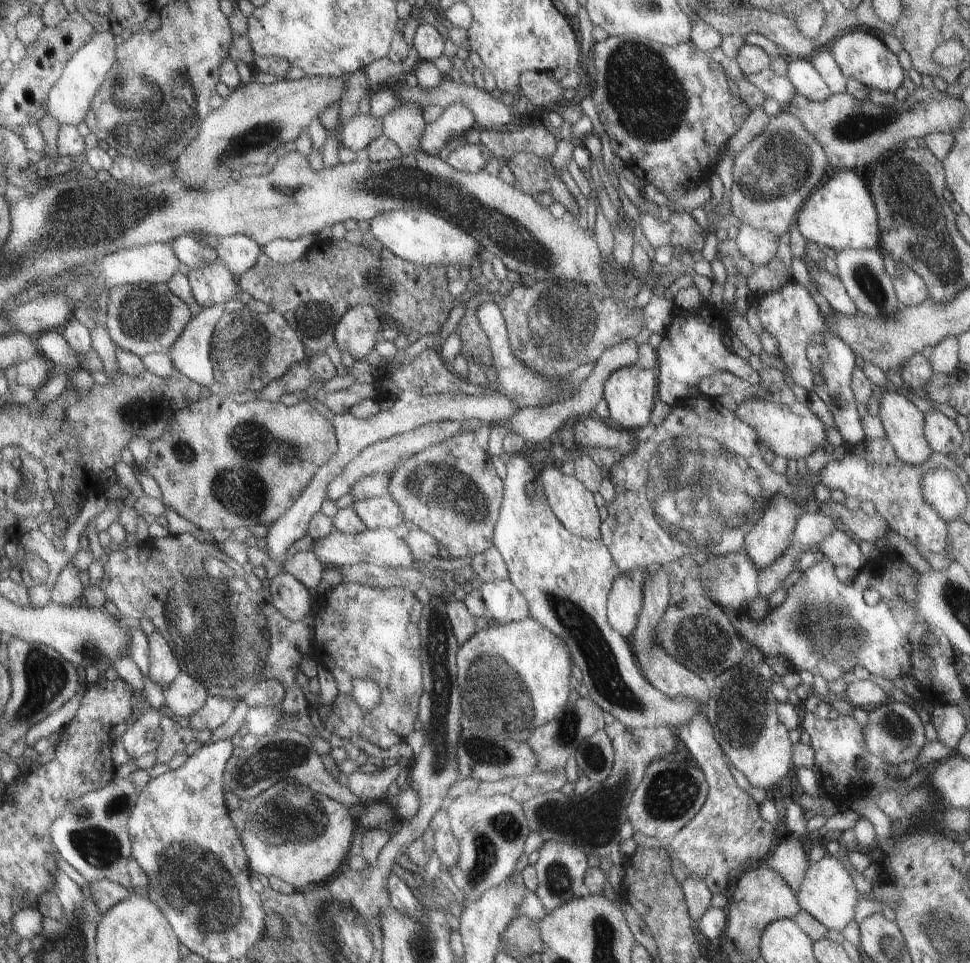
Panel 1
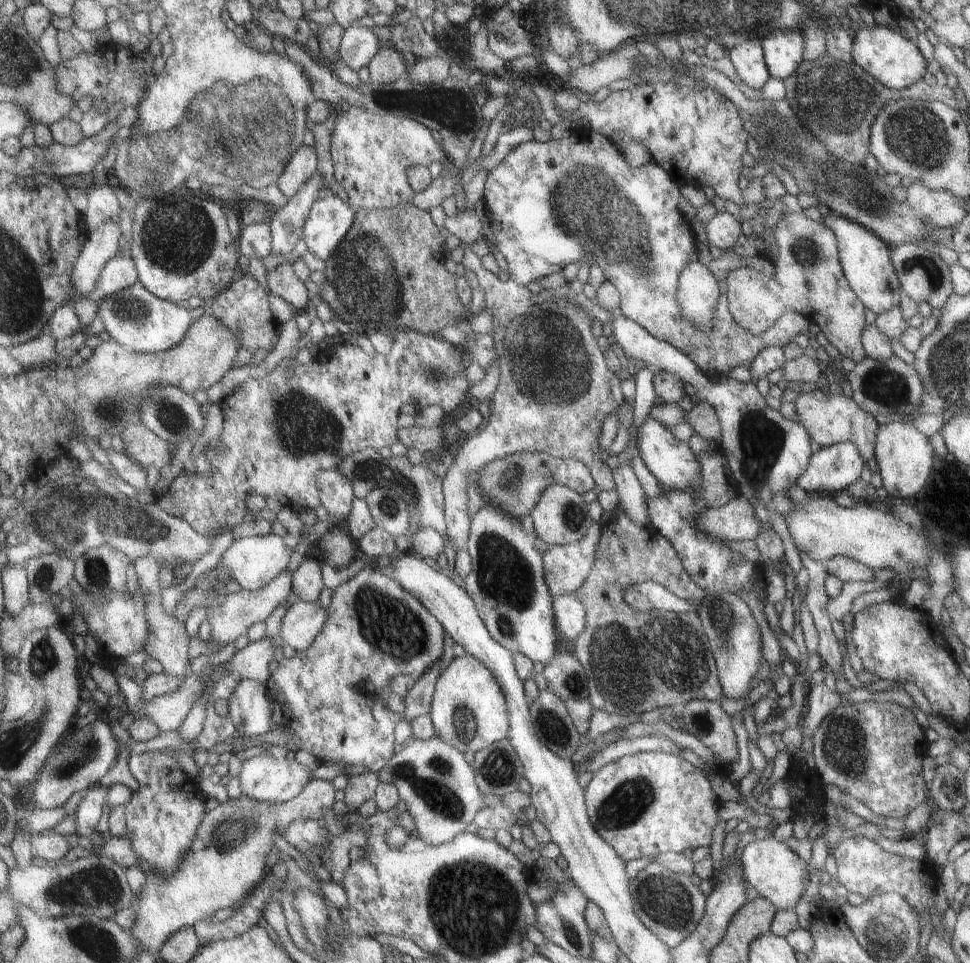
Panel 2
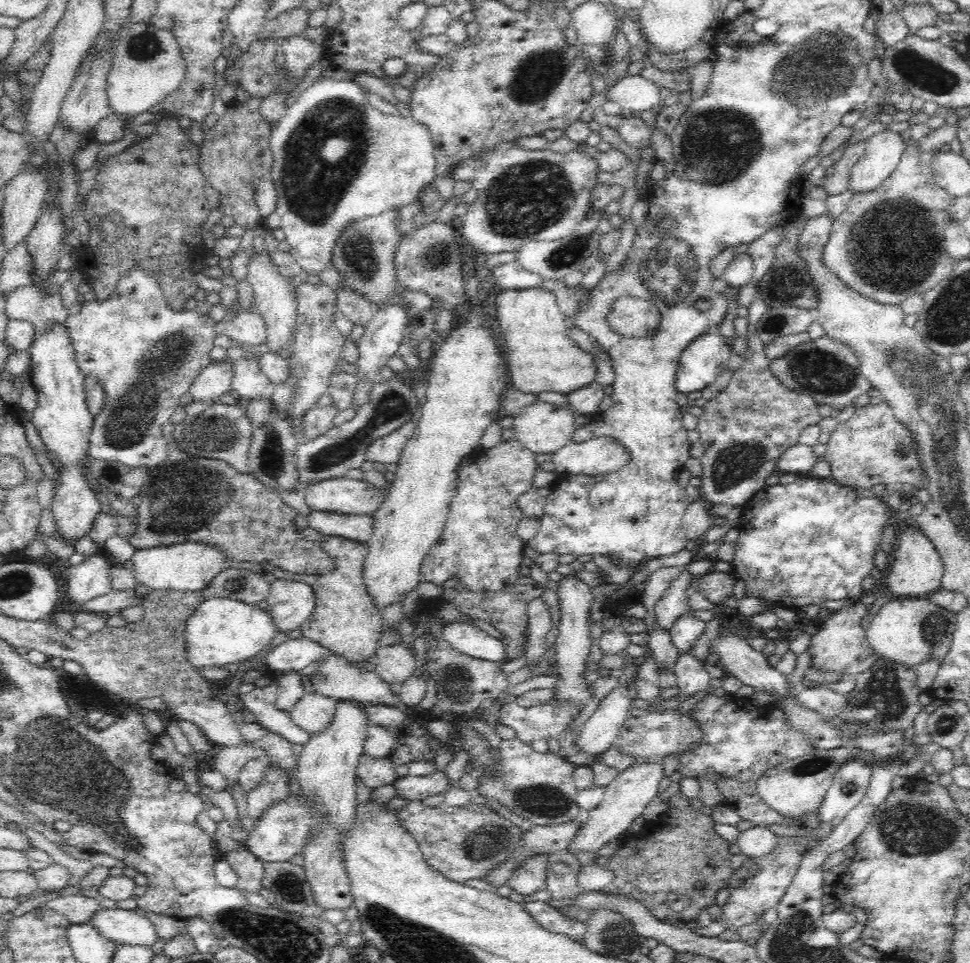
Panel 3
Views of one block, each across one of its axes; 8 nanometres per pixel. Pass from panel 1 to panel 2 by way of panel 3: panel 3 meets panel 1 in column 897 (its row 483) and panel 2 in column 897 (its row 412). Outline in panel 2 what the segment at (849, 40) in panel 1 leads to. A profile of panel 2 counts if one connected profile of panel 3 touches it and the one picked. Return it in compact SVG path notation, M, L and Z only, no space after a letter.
M863 27L852 32L850 55L852 61L870 74L875 81L890 89L901 90L921 79L926 71L926 61L916 44L889 27Z

